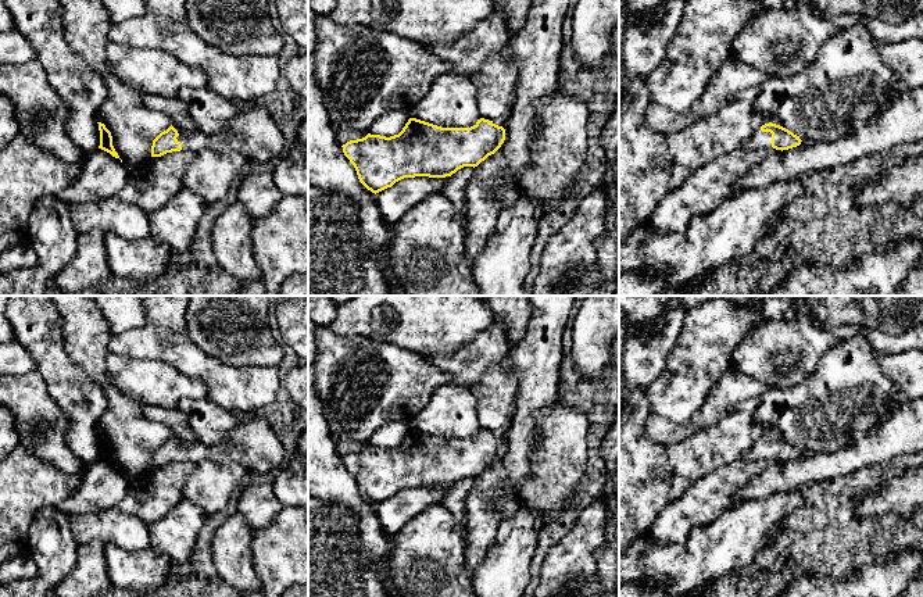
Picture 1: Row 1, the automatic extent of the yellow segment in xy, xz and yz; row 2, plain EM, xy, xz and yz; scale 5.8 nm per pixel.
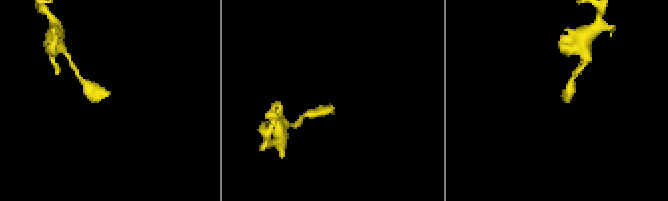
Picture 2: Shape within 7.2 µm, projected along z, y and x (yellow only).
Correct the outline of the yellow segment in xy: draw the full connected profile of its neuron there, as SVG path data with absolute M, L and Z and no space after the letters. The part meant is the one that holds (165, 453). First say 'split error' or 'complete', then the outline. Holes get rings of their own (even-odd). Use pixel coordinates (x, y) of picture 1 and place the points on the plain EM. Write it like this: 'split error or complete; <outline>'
split error; M260 415L250 421L239 421L222 442L212 446L194 439L186 447L180 447L171 436L153 451L151 468L180 461L198 464L210 460L236 462L247 472L271 473L283 465L283 455L282 443L269 422Z

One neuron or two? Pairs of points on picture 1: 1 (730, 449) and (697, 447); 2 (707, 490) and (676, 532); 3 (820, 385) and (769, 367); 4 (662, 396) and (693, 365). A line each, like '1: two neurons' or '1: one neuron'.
1: one neuron
2: one neuron
3: two neurons
4: one neuron

